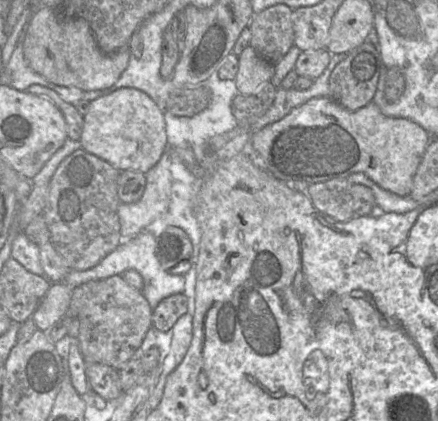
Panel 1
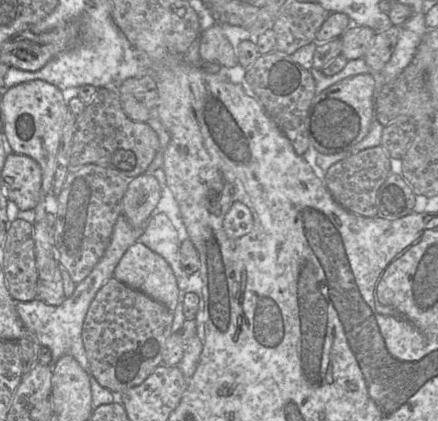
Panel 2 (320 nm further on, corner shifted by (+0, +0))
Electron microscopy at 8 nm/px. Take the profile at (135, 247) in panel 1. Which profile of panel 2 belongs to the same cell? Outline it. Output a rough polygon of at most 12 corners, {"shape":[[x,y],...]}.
{"shape":[[158,213],[137,240],[172,268],[180,292],[189,284],[179,259],[180,239]]}

